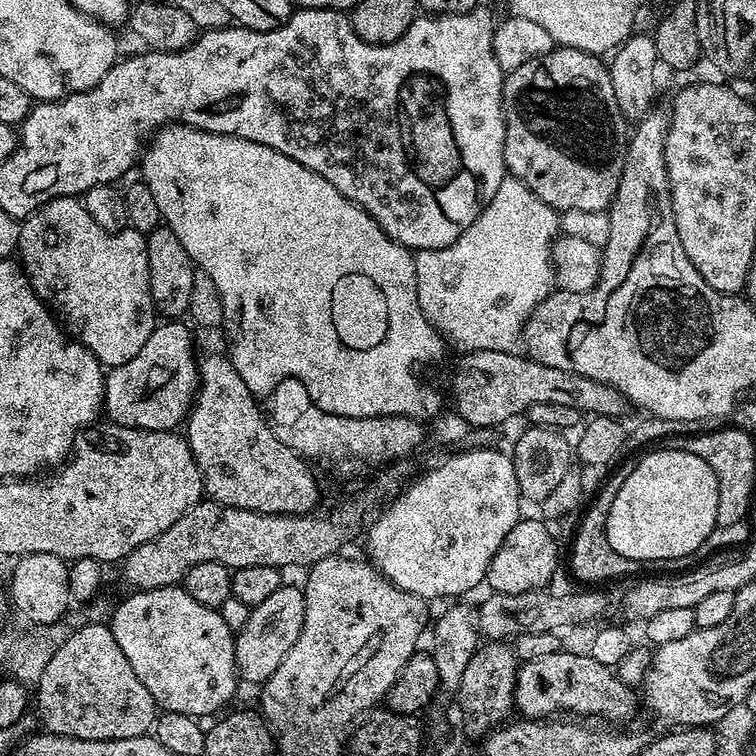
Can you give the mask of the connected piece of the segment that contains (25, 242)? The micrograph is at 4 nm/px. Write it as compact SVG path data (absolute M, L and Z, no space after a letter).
M77 197L54 198L24 217L20 224L18 260L38 298L59 317L63 327L109 369L134 358L158 325L158 313L150 292L145 233L136 232L131 226L120 232L107 232L94 222Z

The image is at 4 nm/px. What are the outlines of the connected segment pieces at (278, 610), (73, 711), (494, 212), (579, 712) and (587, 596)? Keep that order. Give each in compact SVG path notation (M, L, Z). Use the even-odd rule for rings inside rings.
M282 586L266 598L256 608L251 609L246 624L240 632L235 633L236 638L236 670L241 681L249 680L255 686L262 686L282 666L282 658L290 654L290 646L298 642L304 625L306 602L304 593L299 587L288 588Z
M84 622L54 650L54 658L46 662L46 670L34 686L34 708L40 711L43 727L52 735L83 740L146 736L158 717L158 705L150 690L142 686L142 678L134 674L111 627L104 622Z
M505 178L502 186L498 186L498 194L494 194L494 198L490 198L490 202L482 210L482 214L478 214L475 222L453 244L438 250L422 250L415 253L418 302L422 306L422 314L426 314L428 321L435 326L437 332L444 337L449 345L457 344L460 350L464 352L481 352L482 350L516 352L530 314L534 314L536 307L554 291L556 274L552 266L552 241L556 239L559 232L560 217L557 209L550 207L546 202L542 202L542 198L538 198L538 194L531 192L522 181Z
M561 650L554 654L546 654L546 658L536 658L534 660L525 660L519 665L516 674L516 703L515 707L518 709L519 715L524 718L552 718L557 714L571 714L576 718L592 718L588 716L601 716L604 720L628 720L636 712L636 700L638 704L638 696L636 696L631 687L627 684L623 684L619 675L613 669L602 666L602 662L594 662L594 658L591 654L585 654L584 656L580 652L567 652L567 650Z
M580 590L568 592L565 596L551 596L551 591L523 592L522 594L502 594L492 592L475 609L476 627L481 637L488 640L511 641L524 632L542 634L559 633L560 628L576 628L579 624L595 625L599 616L608 612L608 600L600 590ZM512 636L512 637L511 637Z

